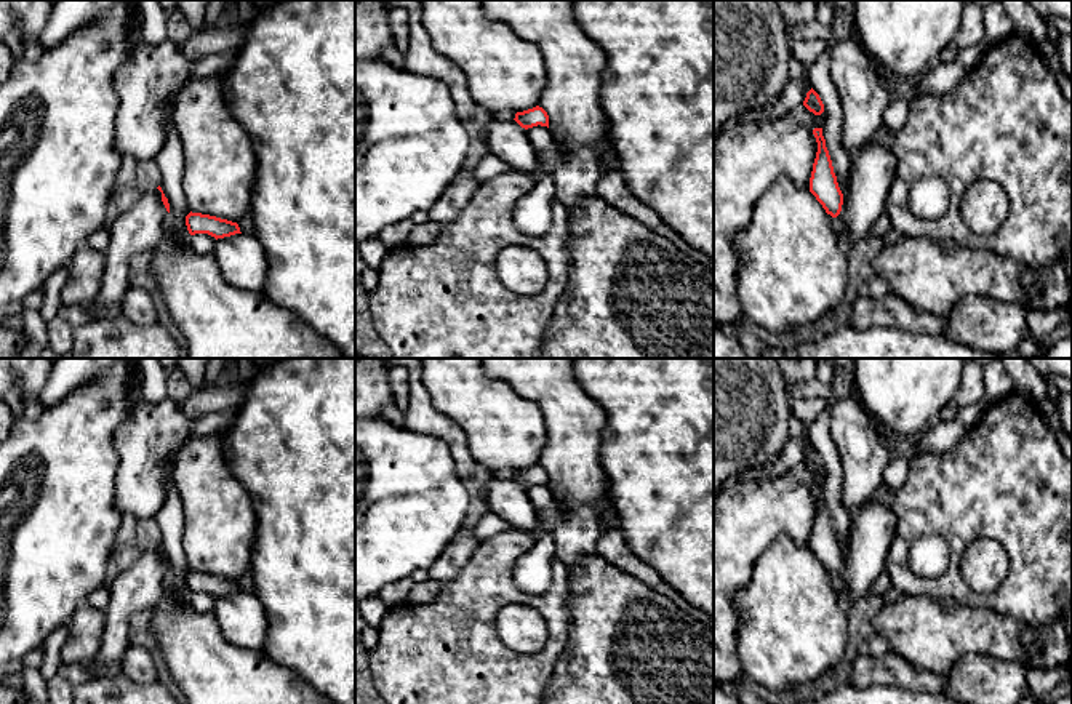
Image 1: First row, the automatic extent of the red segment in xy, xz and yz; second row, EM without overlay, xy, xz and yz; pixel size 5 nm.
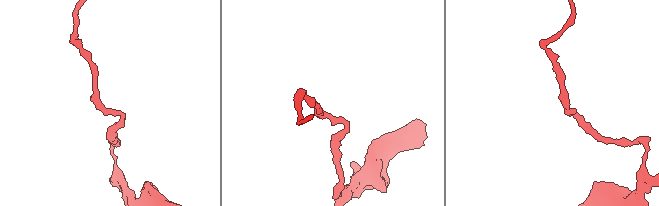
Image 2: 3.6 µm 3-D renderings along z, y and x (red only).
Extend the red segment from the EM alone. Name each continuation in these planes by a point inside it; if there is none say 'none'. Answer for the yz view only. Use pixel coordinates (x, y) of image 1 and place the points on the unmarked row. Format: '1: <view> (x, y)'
none

